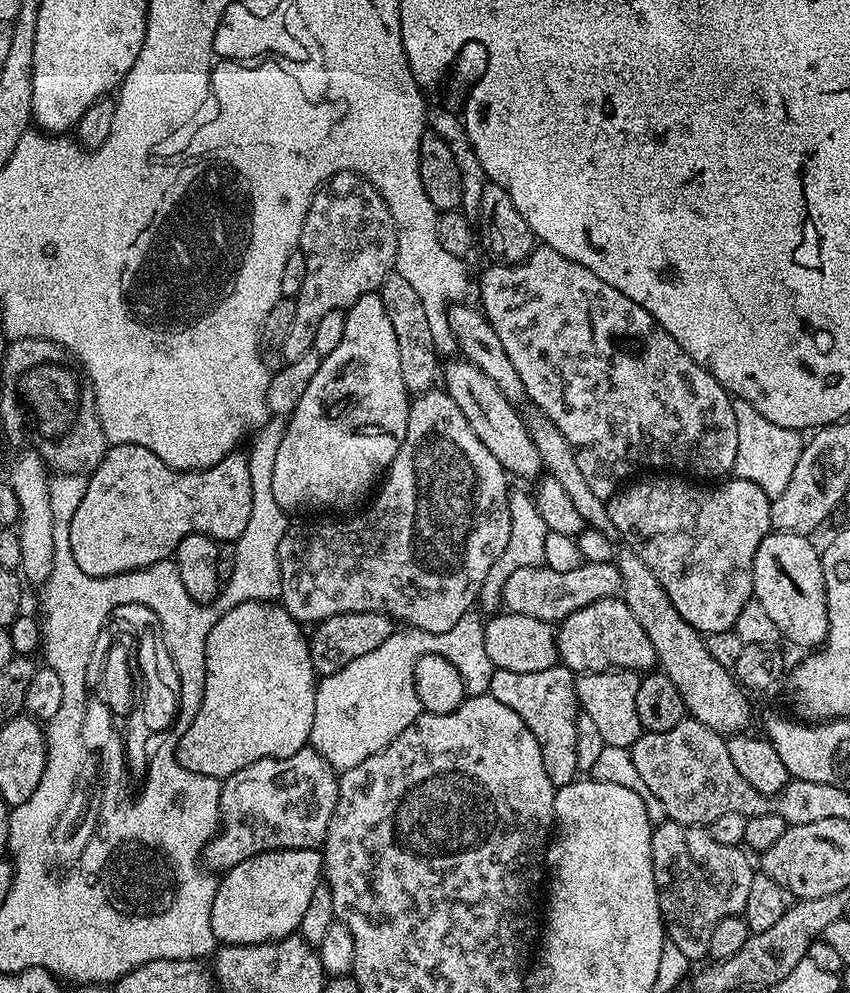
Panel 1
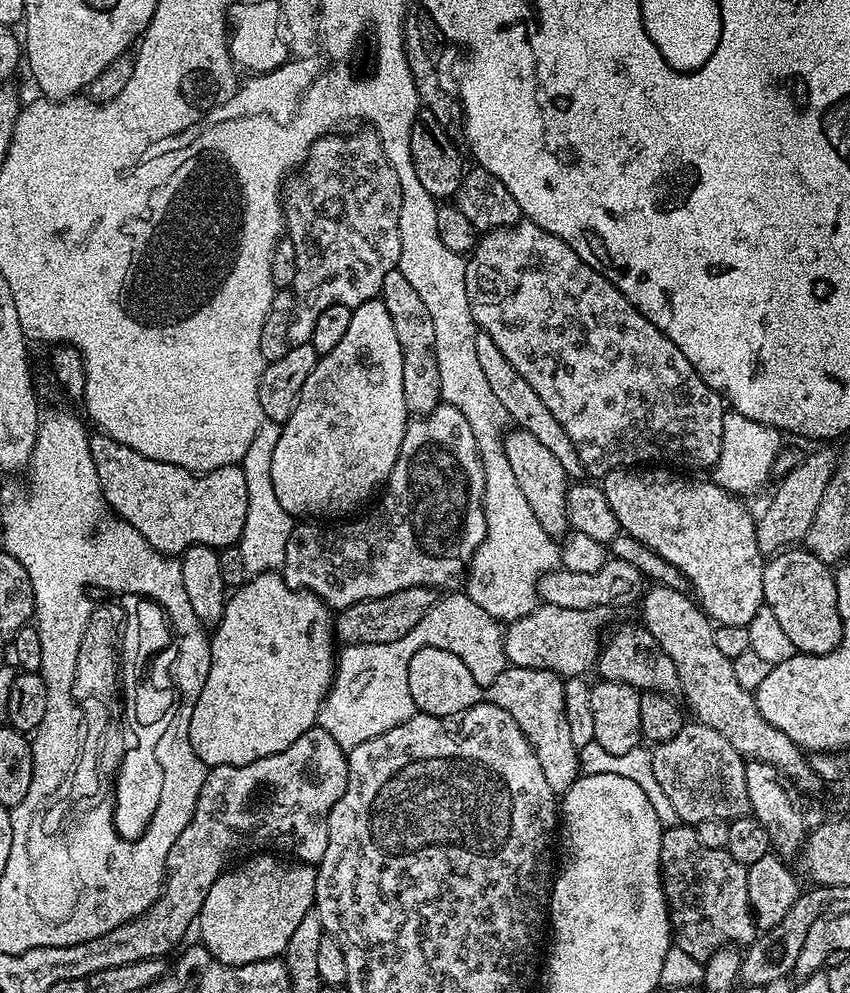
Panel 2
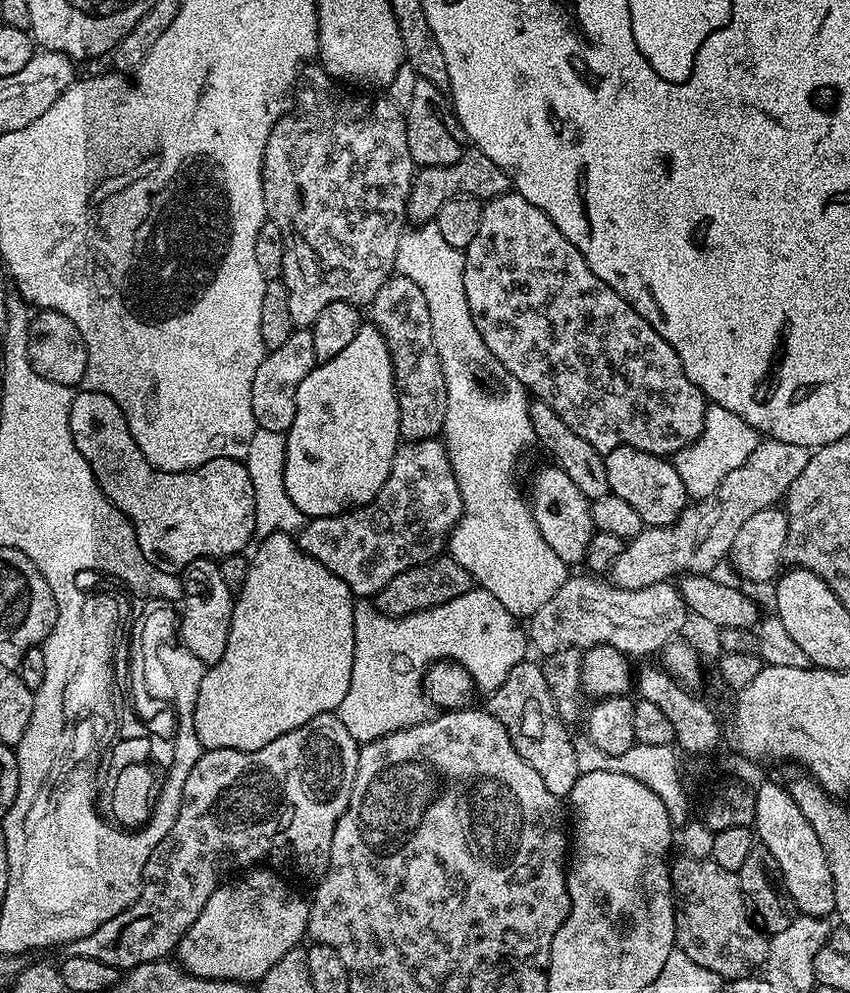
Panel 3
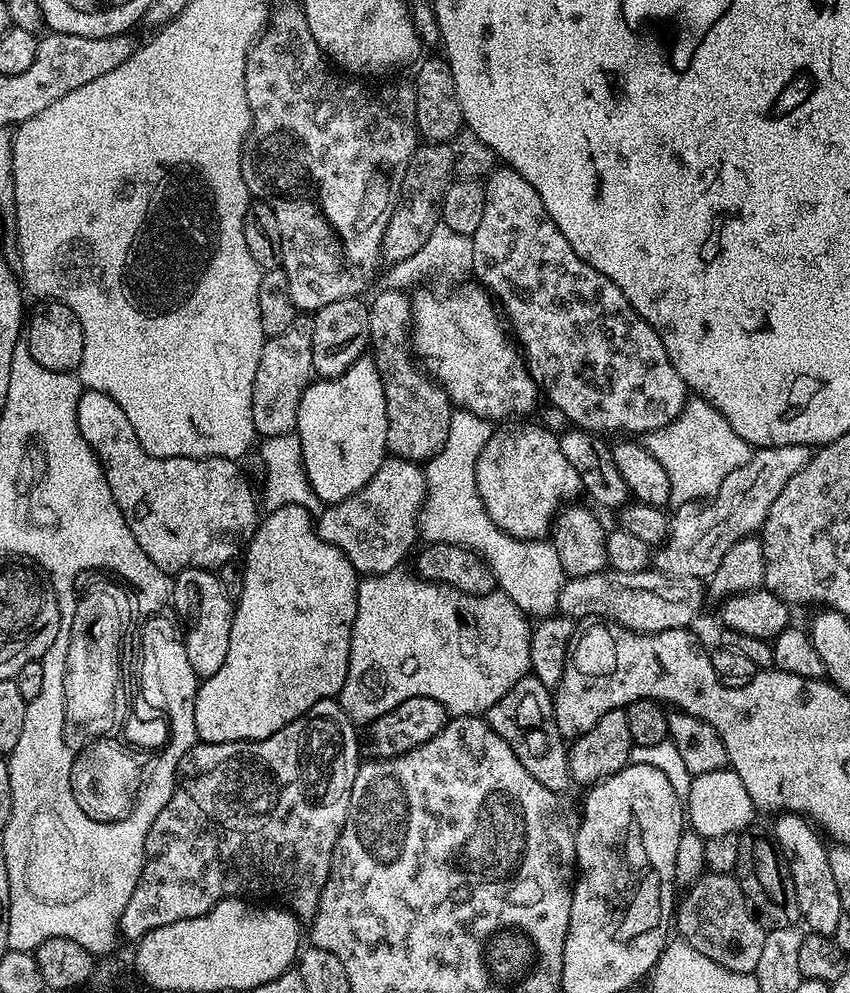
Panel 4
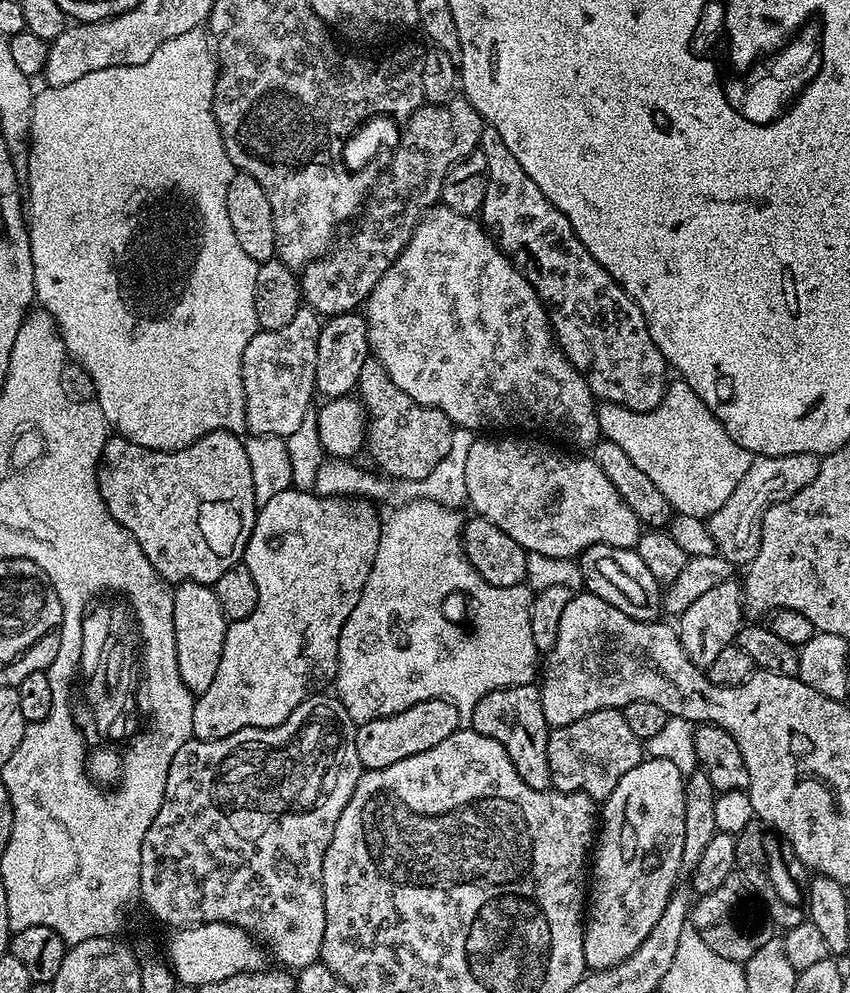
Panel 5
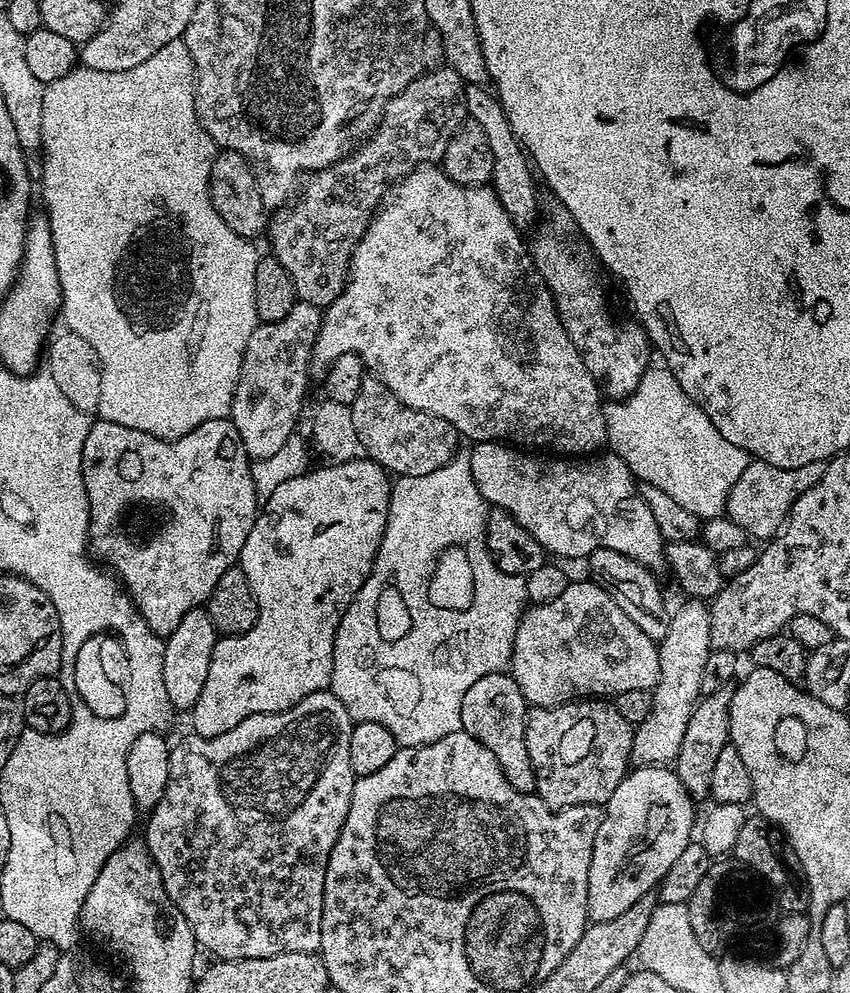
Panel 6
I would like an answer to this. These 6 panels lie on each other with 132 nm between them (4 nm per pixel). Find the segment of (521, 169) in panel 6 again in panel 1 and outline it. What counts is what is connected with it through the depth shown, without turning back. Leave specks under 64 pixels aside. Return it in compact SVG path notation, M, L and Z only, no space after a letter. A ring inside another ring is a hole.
M536 246L522 262L517 264L492 262L489 265L480 276L479 307L490 322L490 326L494 326L506 354L510 354L510 362L514 362L514 370L518 370L518 378L522 378L522 386L529 401L533 405L536 403L552 419L551 427L561 432L566 442L570 442L570 446L576 449L578 470L582 470L582 478L586 478L590 490L594 490L594 494L598 494L600 500L607 501L609 496L618 491L622 482L645 470L671 470L673 473L687 474L692 478L704 478L700 476L724 478L735 469L738 440L729 393L724 391L723 386L701 364L696 364L694 358L690 358L690 354L682 350L682 346L678 346L674 337L649 312L639 308L630 298L626 298L626 294L614 290L614 286L602 282L598 274L590 274L586 266L558 254L558 250L553 248Z

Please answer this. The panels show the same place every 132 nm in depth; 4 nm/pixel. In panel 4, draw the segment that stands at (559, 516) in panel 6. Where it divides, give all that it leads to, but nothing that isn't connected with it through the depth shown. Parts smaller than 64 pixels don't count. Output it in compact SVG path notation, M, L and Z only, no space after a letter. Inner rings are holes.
M508 422L493 431L476 463L476 489L490 518L506 535L543 541L558 513L582 489L578 470L562 454L557 433L528 423L532 422Z

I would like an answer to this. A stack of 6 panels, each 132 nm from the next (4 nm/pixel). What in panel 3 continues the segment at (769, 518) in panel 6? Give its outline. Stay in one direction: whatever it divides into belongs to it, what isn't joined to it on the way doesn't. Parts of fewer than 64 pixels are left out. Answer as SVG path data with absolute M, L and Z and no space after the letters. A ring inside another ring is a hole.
M771 438L761 439L760 444L738 466L738 470L730 470L730 474L724 476L724 481L716 487L714 495L707 501L703 508L703 503L692 502L685 508L684 513L666 528L645 527L631 537L625 543L624 550L620 552L618 558L613 562L610 569L610 576L619 587L629 588L631 592L646 586L654 586L679 578L685 574L702 576L711 573L711 568L716 568L720 564L720 559L727 557L734 546L734 534L738 534L738 529L746 523L753 514L758 514L758 510L766 510L779 505L787 497L788 488L806 470L806 462L810 455L810 450L806 446L794 446L794 442L778 442Z

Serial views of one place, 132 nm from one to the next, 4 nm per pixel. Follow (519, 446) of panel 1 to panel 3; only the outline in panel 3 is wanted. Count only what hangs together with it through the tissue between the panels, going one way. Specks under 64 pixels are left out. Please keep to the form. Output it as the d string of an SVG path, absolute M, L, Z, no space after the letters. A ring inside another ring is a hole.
M555 466L538 469L536 477L532 480L530 507L534 522L538 526L538 534L542 534L546 546L550 546L550 550L554 550L554 554L558 554L558 558L562 558L564 564L583 565L592 533L597 531L597 526L592 521L591 503L586 494L582 494L582 490L574 486L570 474Z

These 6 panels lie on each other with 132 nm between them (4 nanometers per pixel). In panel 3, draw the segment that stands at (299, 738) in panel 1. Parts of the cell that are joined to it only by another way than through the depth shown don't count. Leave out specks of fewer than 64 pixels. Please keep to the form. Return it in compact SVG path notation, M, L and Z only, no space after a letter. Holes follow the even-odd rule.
M277 530L263 538L260 545L255 545L256 553L251 553L246 586L242 586L232 606L226 654L205 671L196 699L194 730L204 750L262 750L262 746L274 742L274 738L301 728L318 714L335 713L342 698L346 698L346 690L350 690L356 649L351 590L342 578L326 570L322 562L306 555L289 533Z

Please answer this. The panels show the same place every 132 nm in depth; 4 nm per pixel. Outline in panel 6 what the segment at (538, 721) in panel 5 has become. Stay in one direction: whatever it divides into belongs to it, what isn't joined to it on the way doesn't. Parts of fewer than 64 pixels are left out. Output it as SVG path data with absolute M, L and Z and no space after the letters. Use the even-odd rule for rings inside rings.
M507 671L491 672L478 678L478 682L466 690L466 698L462 698L462 731L482 742L482 746L498 758L498 766L502 766L506 782L527 796L536 790L534 766L530 766L530 754L526 754L526 718L529 711L530 705L525 702L522 690L518 690L518 682Z

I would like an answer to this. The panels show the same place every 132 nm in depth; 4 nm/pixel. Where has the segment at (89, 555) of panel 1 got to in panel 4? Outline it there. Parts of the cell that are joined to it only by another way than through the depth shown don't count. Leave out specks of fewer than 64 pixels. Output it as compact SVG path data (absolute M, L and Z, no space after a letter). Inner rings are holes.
M98 390L81 391L78 402L78 428L89 446L96 451L96 457L104 468L104 477L130 526L130 534L146 550L146 558L154 562L163 572L175 574L187 568L207 568L218 570L223 564L231 564L245 551L246 545L256 532L258 500L252 497L252 488L246 477L240 473L240 464L235 460L206 458L195 460L189 456L182 458L158 458L151 456L138 442L130 418L106 394Z

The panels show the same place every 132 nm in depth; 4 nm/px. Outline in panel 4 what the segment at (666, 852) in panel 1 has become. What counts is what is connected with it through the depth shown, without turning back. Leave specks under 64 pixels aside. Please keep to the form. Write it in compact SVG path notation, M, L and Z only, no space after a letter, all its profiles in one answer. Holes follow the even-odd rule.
M708 872L687 892L674 912L674 928L680 931L677 932L679 939L694 946L698 954L706 954L706 958L718 962L718 966L726 966L726 970L755 973L758 958L762 958L766 929L756 919L756 913L735 875Z

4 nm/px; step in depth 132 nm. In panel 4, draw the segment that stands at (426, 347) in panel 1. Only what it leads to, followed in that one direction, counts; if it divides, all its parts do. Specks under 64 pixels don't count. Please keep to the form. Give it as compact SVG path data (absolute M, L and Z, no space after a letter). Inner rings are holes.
M388 286L383 290L385 292L378 293L373 300L370 300L368 313L370 314L370 359L378 366L378 374L382 378L382 386L386 394L387 451L393 457L401 460L427 462L433 460L440 453L442 446L446 446L454 405L435 379L429 378L427 375L424 377L416 369L417 361L414 359L414 349L410 343L412 303L409 293L404 293L407 291L396 286Z

